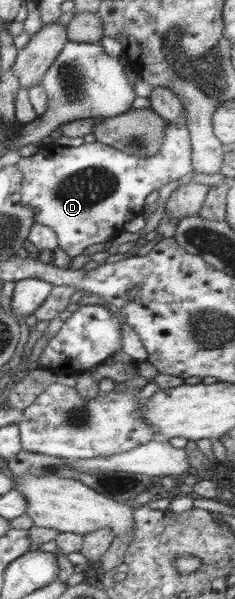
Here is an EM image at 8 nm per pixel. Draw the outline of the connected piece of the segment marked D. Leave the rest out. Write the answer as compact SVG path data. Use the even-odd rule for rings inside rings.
M167 122L165 137L159 151L151 157L135 157L95 141L79 147L59 147L53 143L41 144L37 153L17 158L16 166L22 173L20 204L32 211L35 223L50 227L57 238L57 247L69 257L82 254L88 245L110 241L123 230L123 223L142 213L145 196L161 185L192 173L191 141L186 124Z

